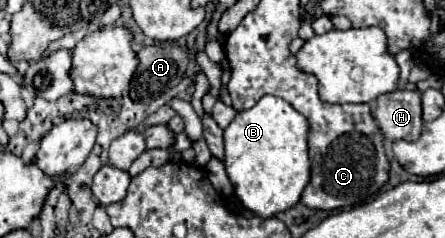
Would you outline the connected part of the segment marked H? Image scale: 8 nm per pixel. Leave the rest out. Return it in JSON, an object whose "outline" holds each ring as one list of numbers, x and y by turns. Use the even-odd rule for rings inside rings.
{"outline":[[394,90,374,102,374,118,386,140,418,140,422,106,418,90]]}

